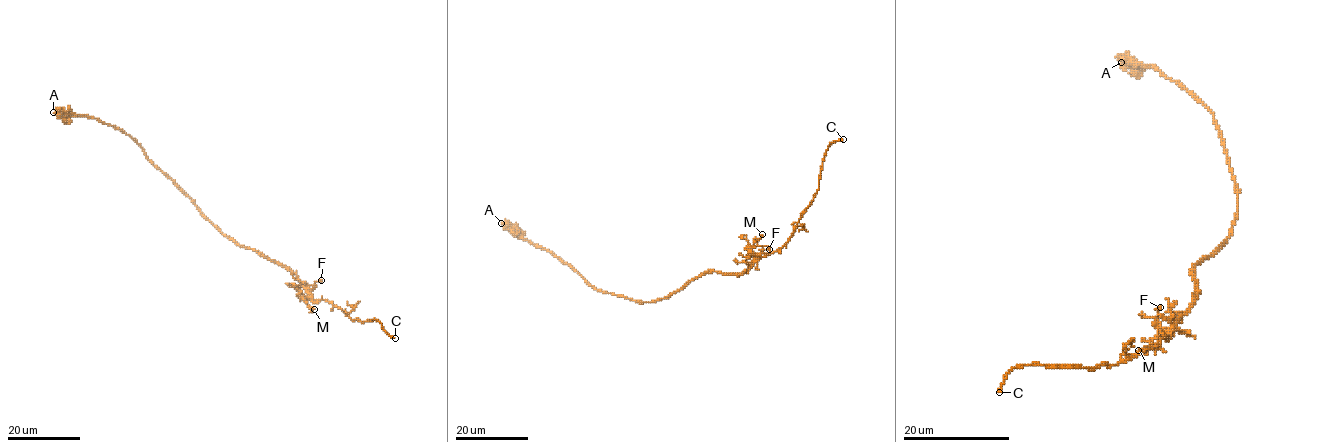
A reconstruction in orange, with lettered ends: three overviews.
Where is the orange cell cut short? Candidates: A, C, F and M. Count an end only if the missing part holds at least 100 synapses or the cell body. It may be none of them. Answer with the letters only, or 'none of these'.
C

